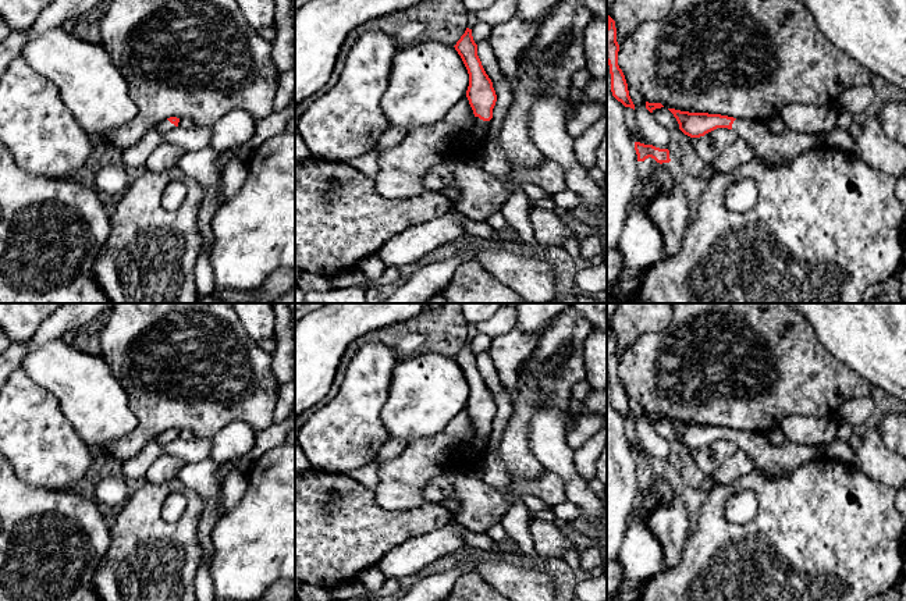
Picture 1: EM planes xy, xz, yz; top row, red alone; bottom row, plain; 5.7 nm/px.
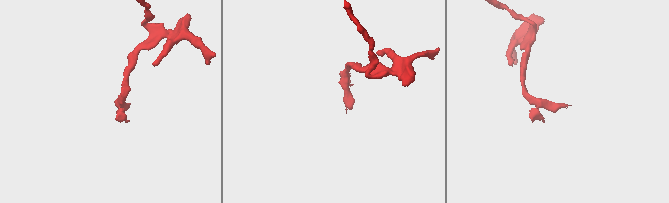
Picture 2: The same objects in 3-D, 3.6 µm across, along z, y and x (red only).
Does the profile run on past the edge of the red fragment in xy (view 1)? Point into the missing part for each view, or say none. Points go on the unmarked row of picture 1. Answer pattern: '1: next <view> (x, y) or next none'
1: next xy (166, 437)

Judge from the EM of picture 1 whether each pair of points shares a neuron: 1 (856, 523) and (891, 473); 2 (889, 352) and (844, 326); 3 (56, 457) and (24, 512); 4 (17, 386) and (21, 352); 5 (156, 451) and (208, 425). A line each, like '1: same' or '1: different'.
1: different
2: same
3: different
4: different
5: different

